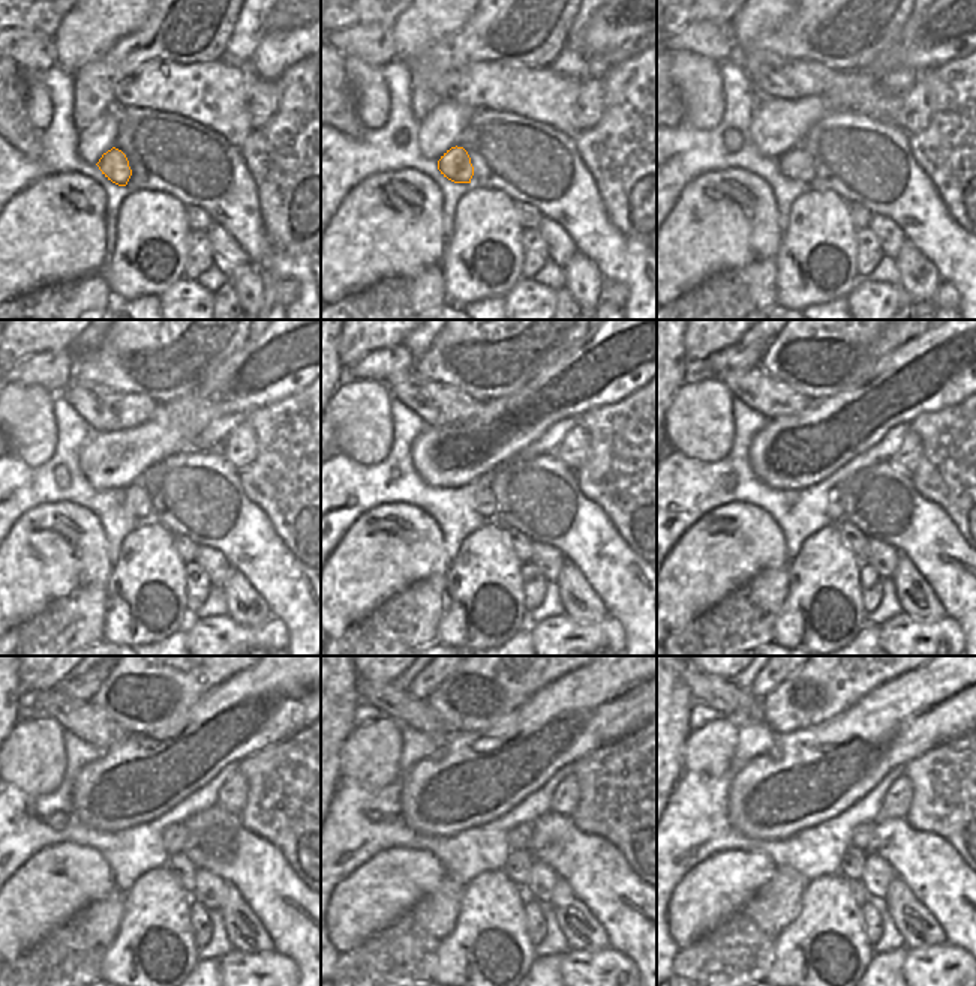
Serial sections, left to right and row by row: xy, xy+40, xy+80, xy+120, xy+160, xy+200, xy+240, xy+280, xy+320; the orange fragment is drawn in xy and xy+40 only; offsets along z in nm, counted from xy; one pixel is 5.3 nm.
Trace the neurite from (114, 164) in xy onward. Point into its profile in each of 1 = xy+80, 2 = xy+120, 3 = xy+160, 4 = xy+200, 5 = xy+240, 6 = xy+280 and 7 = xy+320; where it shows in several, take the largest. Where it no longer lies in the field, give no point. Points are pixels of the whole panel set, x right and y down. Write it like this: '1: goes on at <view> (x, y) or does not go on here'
1: goes on at xy+80 (795, 164)
2: goes on at xy+120 (137, 502)
3: goes on at xy+160 (485, 500)
4: goes on at xy+200 (837, 497)
5: goes on at xy+240 (173, 838)
6: goes on at xy+280 (517, 838)
7: goes on at xy+320 (862, 836)

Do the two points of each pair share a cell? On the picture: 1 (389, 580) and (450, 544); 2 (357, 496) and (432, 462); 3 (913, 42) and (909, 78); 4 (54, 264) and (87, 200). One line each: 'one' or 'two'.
1: two
2: two
3: two
4: one

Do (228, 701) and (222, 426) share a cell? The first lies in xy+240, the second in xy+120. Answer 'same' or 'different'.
different

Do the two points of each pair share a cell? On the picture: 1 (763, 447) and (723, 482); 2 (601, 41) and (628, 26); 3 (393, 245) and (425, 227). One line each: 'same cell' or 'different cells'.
1: different cells
2: same cell
3: same cell

